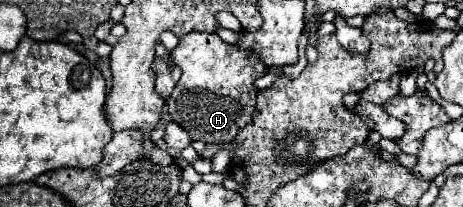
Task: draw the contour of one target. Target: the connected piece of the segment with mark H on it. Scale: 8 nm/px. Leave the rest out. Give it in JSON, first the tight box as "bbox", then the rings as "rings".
{"bbox":[168,33,266,143],"rings":[[[188,33],[170,53],[170,61],[182,69],[182,77],[168,97],[168,113],[192,139],[226,143],[252,121],[256,109],[254,81],[266,75],[266,65],[254,51],[240,51],[224,43],[216,33]]]}

